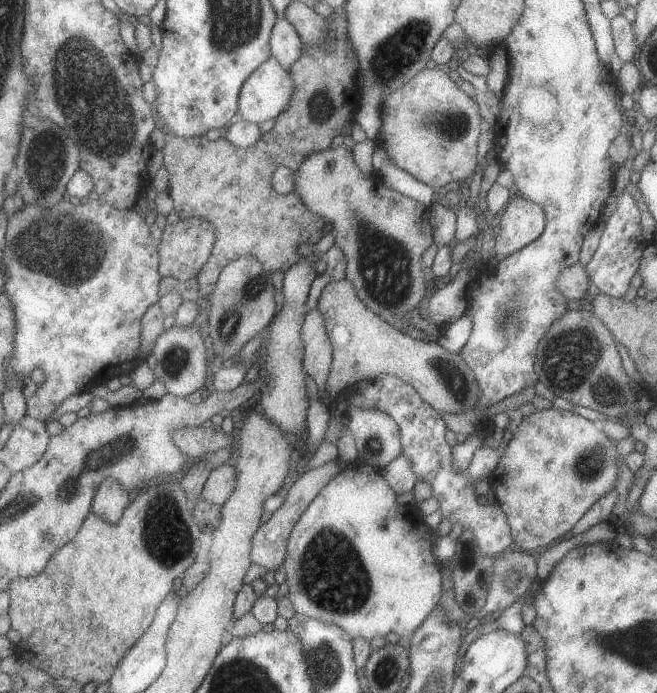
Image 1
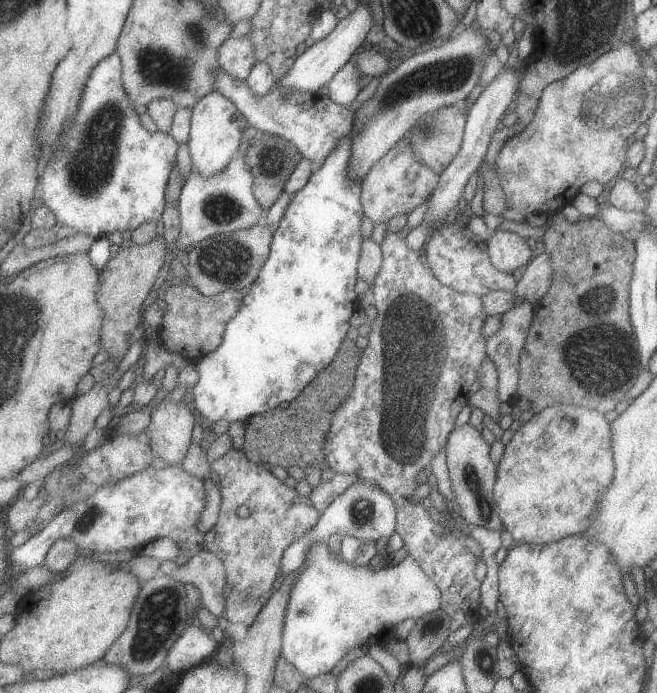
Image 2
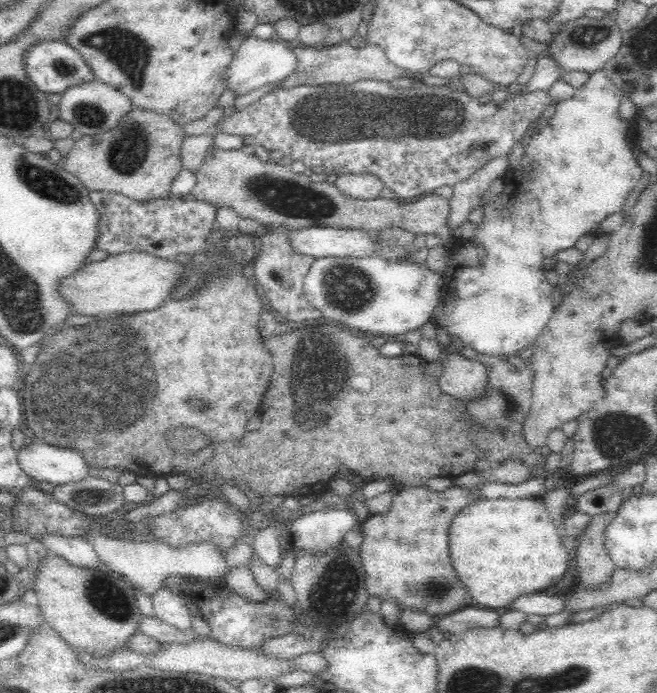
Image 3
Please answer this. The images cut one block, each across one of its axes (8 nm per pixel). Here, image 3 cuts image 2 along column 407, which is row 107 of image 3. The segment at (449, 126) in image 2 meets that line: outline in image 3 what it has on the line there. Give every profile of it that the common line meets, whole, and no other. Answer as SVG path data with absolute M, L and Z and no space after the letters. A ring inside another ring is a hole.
M133 107L125 115L116 128L97 135L81 135L76 140L70 152L66 154L64 168L70 174L77 176L90 191L106 191L118 193L137 201L149 201L170 194L170 185L182 170L180 161L181 144L186 133L179 124L146 108Z

